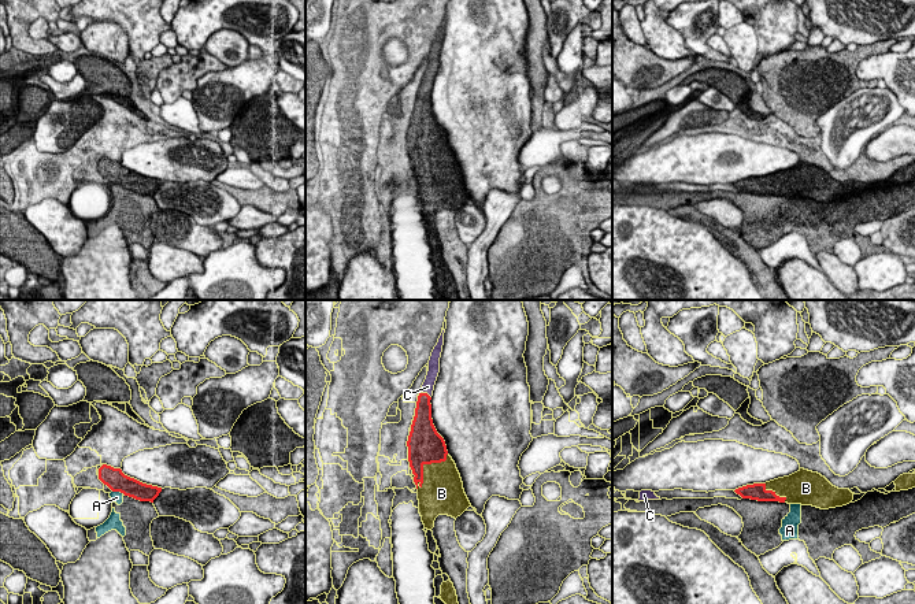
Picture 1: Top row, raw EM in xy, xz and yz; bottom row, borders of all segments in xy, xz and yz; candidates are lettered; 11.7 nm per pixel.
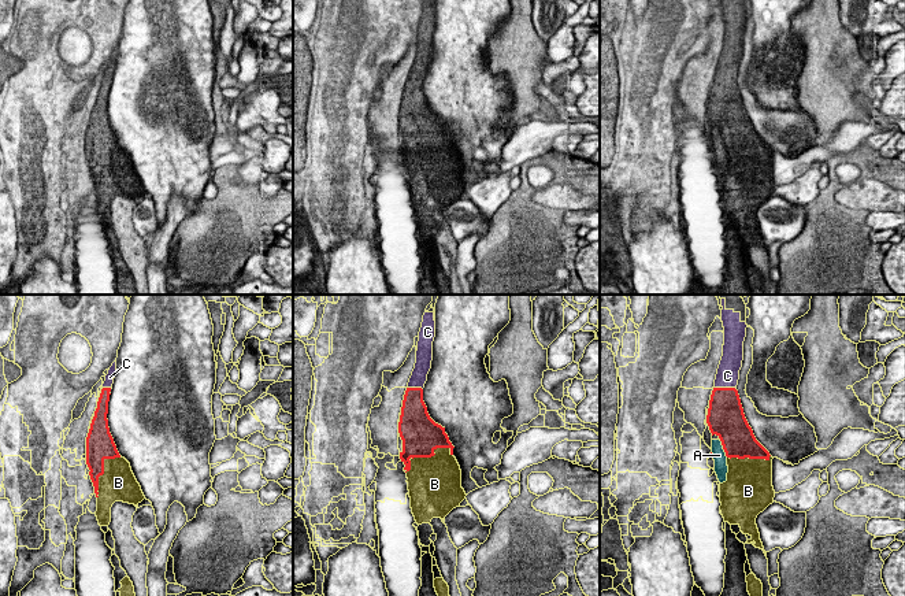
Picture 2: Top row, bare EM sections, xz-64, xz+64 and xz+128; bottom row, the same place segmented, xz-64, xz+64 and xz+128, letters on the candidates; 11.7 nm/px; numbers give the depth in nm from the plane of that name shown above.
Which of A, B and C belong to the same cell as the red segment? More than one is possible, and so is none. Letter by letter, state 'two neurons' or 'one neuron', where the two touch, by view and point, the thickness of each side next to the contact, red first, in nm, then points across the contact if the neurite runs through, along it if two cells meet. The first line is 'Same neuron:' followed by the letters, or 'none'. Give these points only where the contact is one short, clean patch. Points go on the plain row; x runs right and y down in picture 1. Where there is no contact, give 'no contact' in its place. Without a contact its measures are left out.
Same neuron: B, C
A: two neurons; contact xy (118, 184); calibres 240 and 130 nm; border xy (113, 184), (123, 186)
B: one neuron; contact xz (426, 156); calibres 420 and 420 nm
C: one neuron; contact xz (426, 86); calibres 190 and 140 nm

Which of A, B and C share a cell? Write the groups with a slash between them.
A / B C

